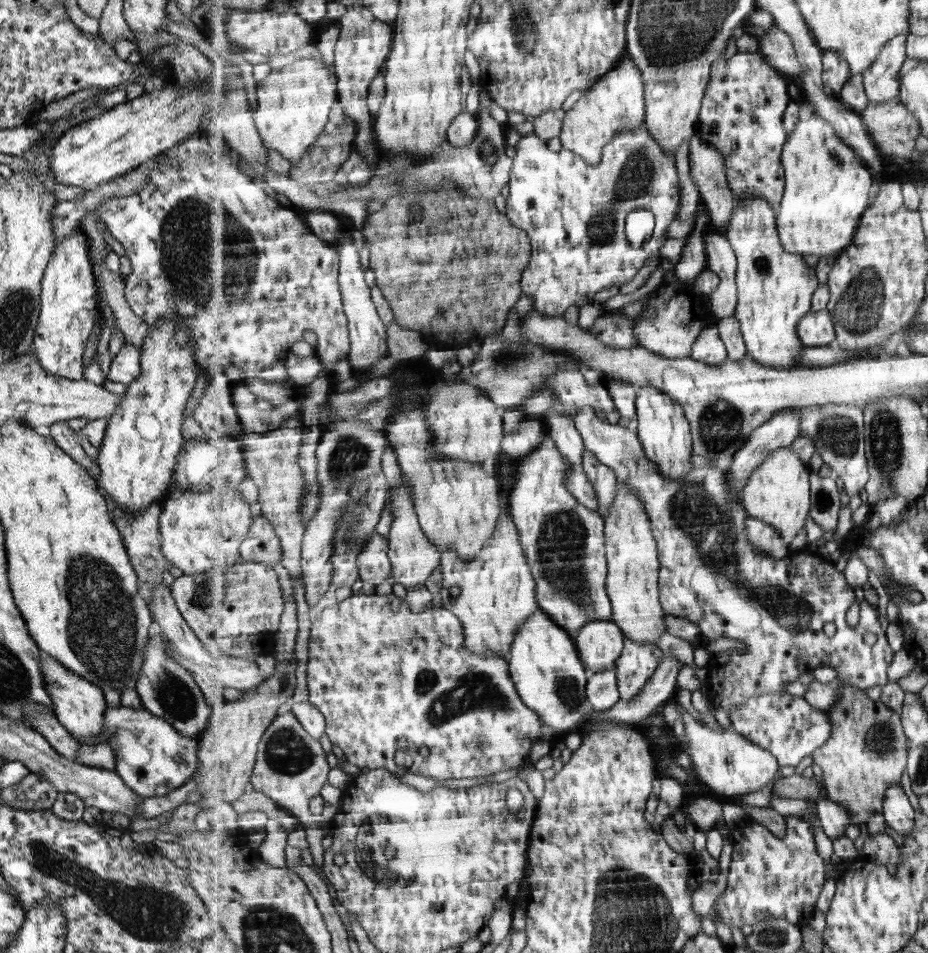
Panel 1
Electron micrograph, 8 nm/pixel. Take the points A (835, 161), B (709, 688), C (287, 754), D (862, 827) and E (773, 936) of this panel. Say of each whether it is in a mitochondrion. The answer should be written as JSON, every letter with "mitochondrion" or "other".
{"A":"mitochondrion","B":"other","C":"mitochondrion","D":"other","E":"mitochondrion"}

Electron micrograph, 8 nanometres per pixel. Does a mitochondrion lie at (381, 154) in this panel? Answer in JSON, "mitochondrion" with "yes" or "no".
{"mitochondrion":"no"}

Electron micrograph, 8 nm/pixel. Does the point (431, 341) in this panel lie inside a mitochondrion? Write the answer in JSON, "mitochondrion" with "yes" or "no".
{"mitochondrion":"no"}

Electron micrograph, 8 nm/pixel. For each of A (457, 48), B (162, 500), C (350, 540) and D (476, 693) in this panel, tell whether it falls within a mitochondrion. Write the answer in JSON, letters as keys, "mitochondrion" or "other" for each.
{"A":"other","B":"other","C":"mitochondrion","D":"mitochondrion"}

